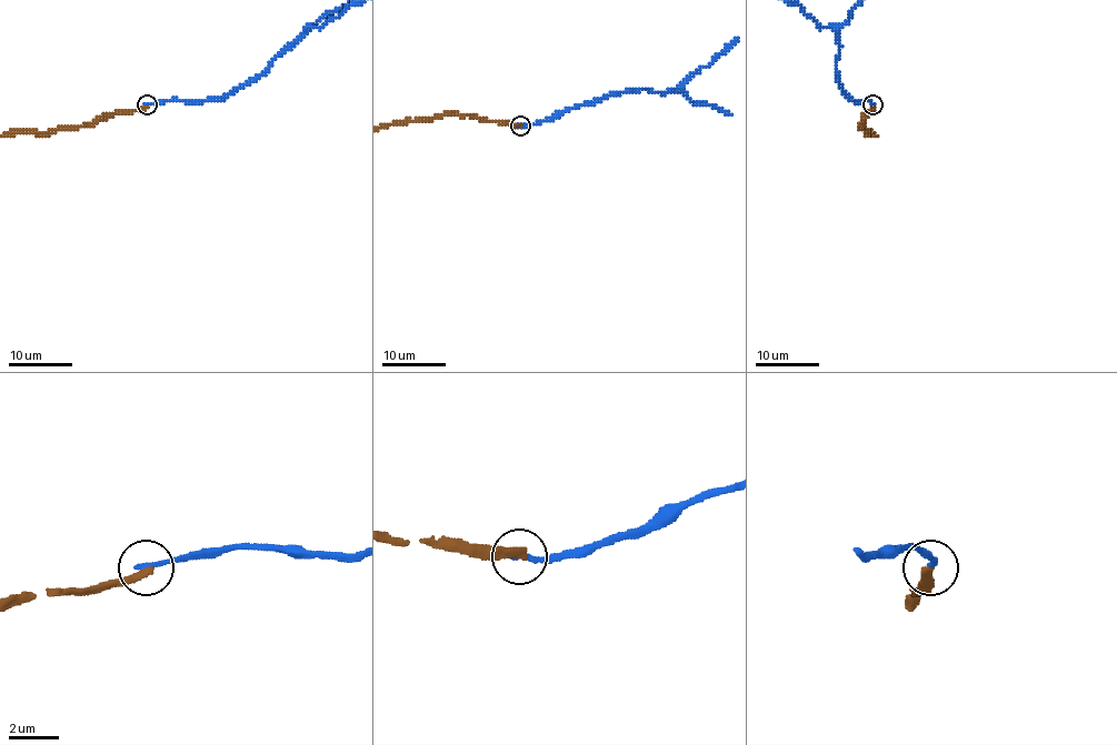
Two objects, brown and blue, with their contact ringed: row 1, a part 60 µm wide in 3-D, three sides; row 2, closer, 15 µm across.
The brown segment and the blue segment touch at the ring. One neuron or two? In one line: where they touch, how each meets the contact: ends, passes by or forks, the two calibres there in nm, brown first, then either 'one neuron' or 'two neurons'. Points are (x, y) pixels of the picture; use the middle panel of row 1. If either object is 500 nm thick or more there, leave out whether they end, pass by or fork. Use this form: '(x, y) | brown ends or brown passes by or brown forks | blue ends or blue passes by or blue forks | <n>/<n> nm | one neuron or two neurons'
(520, 126) | brown ends | blue ends | 360/240 nm | two neurons

